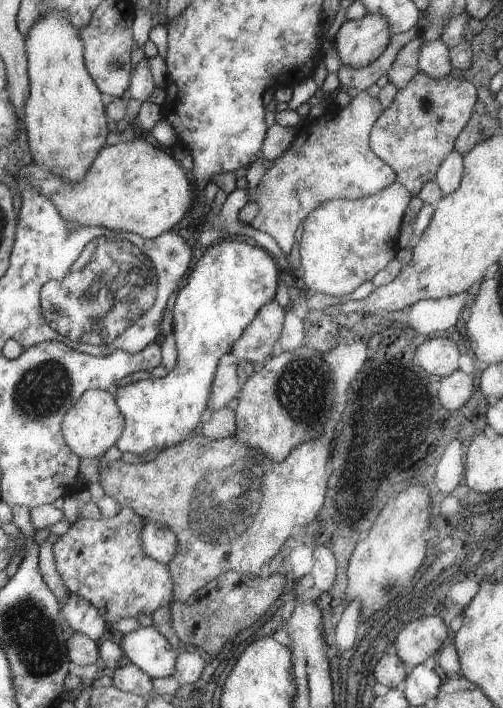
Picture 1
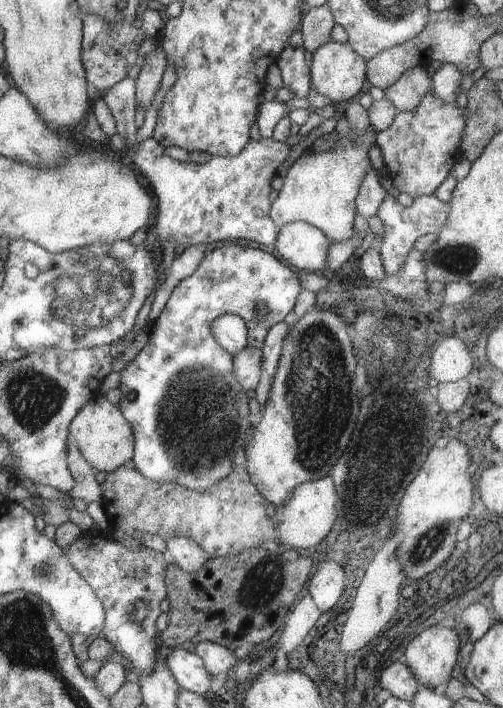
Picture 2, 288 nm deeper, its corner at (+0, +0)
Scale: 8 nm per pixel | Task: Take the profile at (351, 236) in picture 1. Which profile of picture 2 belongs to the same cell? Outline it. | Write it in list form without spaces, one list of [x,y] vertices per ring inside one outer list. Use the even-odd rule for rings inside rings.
[[[305,222],[287,224],[281,230],[281,240],[277,240],[277,254],[295,270],[307,270],[307,274],[327,276],[329,274],[329,248],[333,242],[325,232],[313,228]]]

